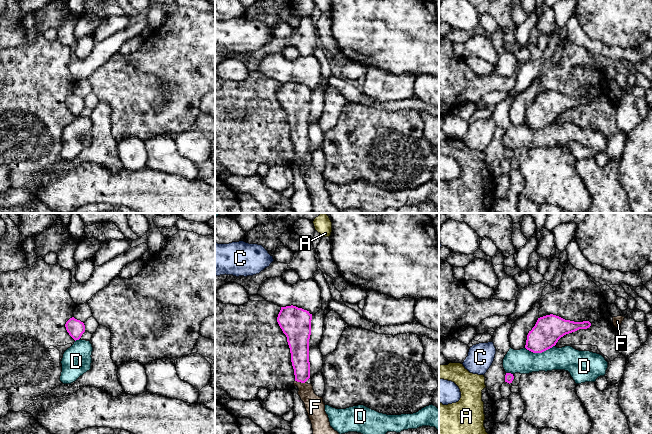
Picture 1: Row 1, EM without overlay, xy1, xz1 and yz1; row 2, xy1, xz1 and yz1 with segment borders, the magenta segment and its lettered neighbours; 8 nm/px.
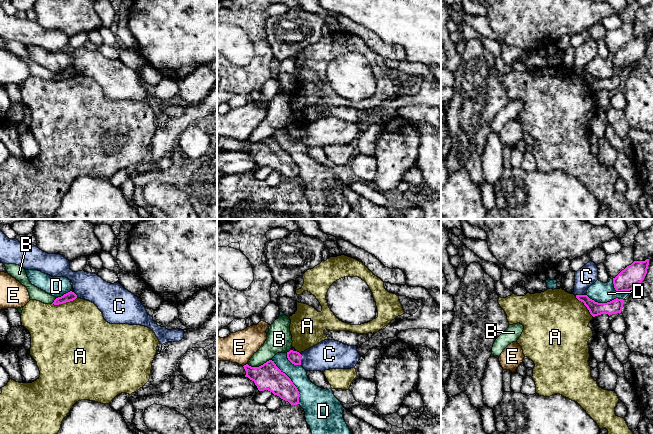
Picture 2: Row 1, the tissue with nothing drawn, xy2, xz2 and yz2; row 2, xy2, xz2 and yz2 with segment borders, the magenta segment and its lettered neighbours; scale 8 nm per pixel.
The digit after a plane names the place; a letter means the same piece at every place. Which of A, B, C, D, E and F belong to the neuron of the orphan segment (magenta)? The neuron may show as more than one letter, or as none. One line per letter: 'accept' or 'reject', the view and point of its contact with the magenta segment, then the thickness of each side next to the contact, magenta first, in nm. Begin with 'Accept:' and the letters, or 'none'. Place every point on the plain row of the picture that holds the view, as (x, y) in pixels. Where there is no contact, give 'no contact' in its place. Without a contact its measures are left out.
Accept: F
A: reject; contact xy2 (64, 78); calibres 80 and 500 nm
B: reject; contact xz2 (259, 142); calibres 220 and 180 nm
C: reject; contact xz2 (300, 135); calibres 100 and 240 nm
D: reject; contact xz2 (292, 158); calibres 220 and 240 nm
E: reject; contact xz2 (244, 141); calibres 220 and 240 nm
F: accept; contact xz1 (300, 157); calibres 150 and 160 nm

